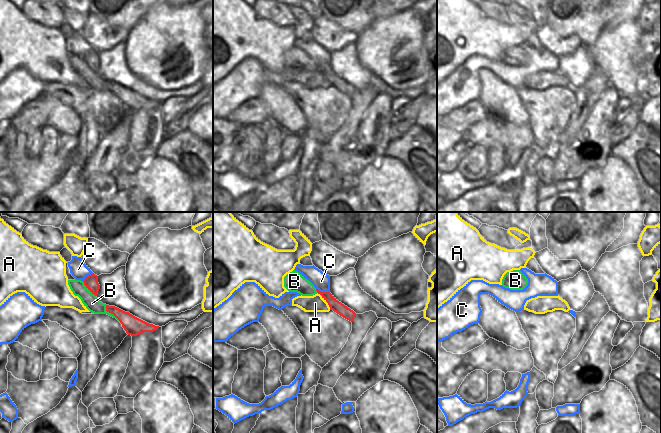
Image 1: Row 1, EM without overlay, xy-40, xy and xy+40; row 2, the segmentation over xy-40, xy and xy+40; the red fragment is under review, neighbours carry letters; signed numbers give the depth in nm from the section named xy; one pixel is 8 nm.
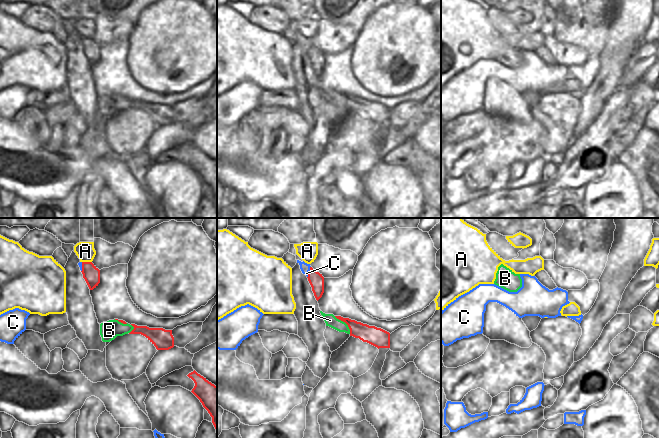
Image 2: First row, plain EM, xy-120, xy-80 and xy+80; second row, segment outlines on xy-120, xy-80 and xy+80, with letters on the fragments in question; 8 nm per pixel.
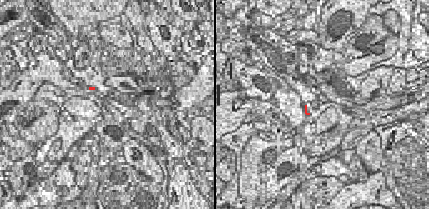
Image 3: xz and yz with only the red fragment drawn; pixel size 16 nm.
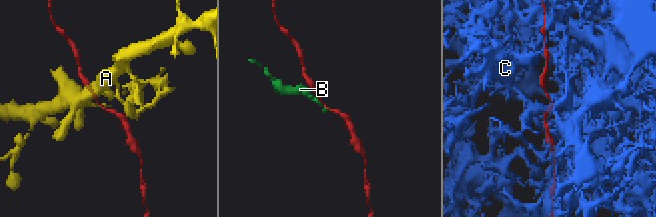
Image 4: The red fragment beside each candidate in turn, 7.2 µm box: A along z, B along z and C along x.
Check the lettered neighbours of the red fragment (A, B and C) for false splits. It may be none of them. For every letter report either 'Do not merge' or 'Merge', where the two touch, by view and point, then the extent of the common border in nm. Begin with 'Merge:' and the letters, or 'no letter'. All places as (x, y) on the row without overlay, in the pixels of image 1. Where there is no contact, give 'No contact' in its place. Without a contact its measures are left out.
Merge: no letter
A: Do not merge. Touches red at xy (326, 77). Shared border 180 nm
B: Do not merge. Touches red at xy-40 (111, 89). Shared border 180 nm
C: Do not merge. Touches red at xy (323, 68). Shared border 120 nm.

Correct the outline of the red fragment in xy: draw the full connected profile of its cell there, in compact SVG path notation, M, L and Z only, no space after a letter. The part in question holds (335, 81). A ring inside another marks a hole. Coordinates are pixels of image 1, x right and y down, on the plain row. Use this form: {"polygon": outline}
{"polygon": "M316 65L316 67L328 79L330 86L333 86L334 88L351 98L354 96L356 89L339 78L330 68L320 68L318 65Z"}

